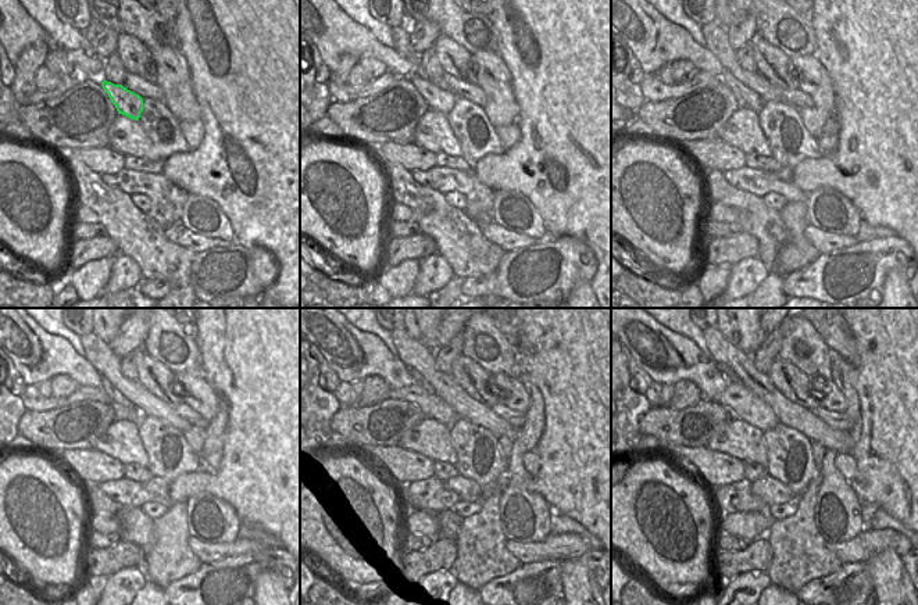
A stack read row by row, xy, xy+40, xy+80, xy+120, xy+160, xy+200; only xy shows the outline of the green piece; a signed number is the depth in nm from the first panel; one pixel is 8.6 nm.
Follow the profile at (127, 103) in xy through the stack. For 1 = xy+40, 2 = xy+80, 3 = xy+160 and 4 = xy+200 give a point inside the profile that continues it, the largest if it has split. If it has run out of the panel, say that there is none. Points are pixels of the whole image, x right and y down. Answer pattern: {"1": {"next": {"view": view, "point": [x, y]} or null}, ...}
{"1": {"next": {"view": "xy+40", "point": [436, 99]}}, "2": {"next": {"view": "xy+80", "point": [746, 97]}}, "3": {"next": {"view": "xy+160", "point": [417, 376]}}, "4": {"next": {"view": "xy+200", "point": [728, 373]}}}

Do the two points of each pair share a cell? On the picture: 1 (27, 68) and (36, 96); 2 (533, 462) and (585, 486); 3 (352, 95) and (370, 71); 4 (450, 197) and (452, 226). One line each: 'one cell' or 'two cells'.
1: two cells
2: two cells
3: two cells
4: two cells

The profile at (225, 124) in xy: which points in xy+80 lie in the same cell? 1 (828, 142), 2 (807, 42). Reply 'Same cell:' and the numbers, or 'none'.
Same cell: none

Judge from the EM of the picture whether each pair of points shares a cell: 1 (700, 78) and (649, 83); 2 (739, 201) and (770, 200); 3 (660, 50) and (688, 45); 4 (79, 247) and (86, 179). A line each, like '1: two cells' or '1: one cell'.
1: one cell
2: two cells
3: one cell
4: two cells

